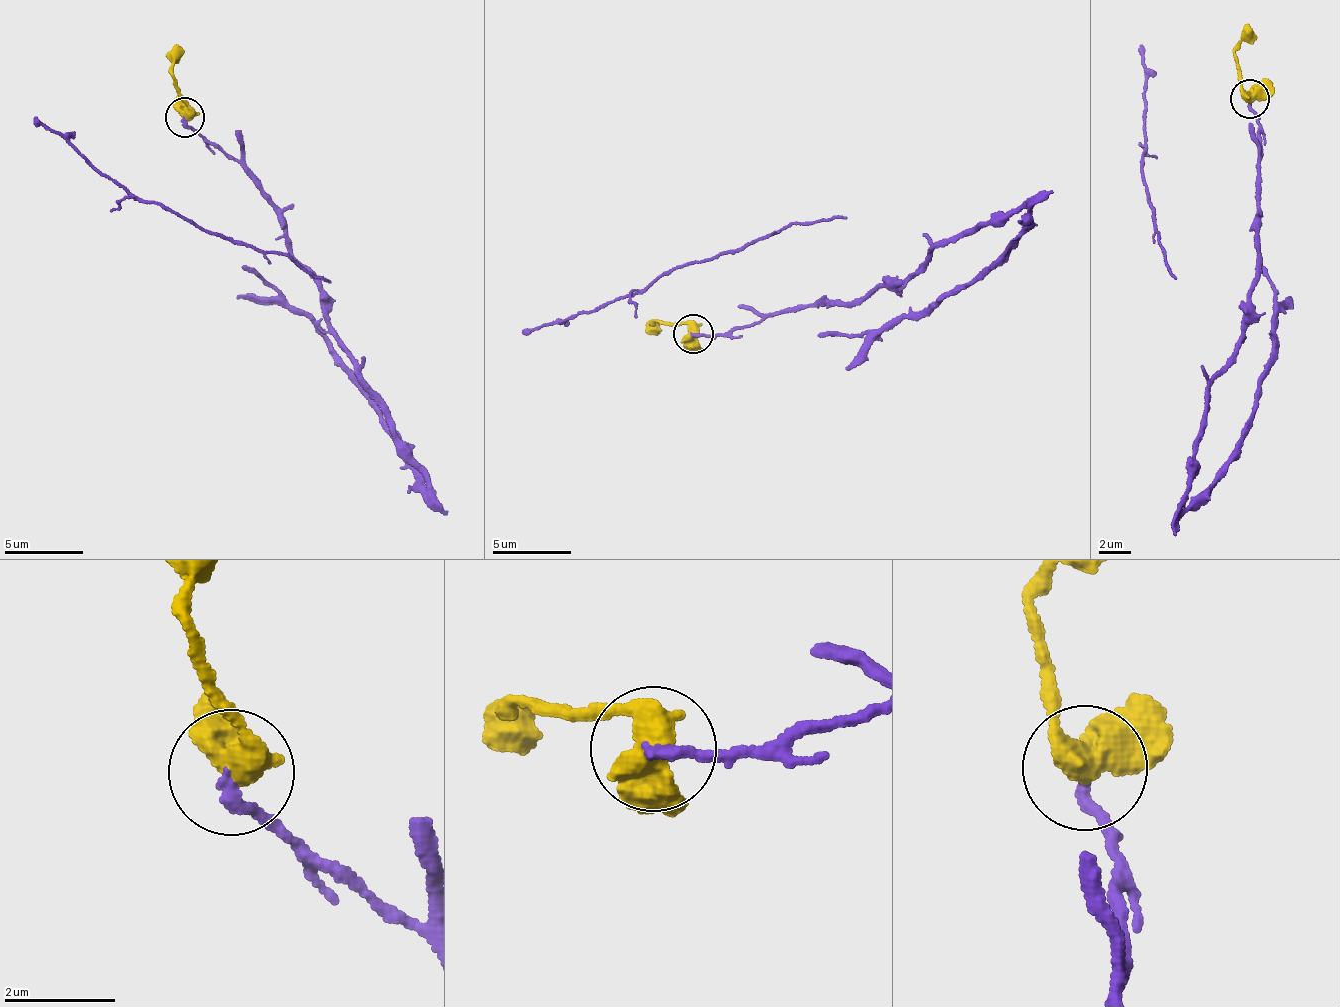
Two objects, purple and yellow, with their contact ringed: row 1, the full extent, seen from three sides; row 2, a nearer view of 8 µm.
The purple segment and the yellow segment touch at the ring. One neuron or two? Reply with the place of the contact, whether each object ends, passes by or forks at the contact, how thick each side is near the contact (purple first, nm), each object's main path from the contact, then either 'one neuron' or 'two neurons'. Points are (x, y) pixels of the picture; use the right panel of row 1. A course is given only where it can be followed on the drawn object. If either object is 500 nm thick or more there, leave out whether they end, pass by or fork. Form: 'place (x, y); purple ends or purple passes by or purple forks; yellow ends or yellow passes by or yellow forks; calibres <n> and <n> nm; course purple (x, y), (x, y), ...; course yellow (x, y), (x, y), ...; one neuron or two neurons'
place (1250, 99); calibres 220 and 500 nm; course purple (1250, 99), (1259, 268), (1210, 389), (1194, 495), (1234, 455), (1269, 357), (1261, 261); course yellow (1250, 99), (1239, 51), (1241, 32), (1251, 25); two neurons

